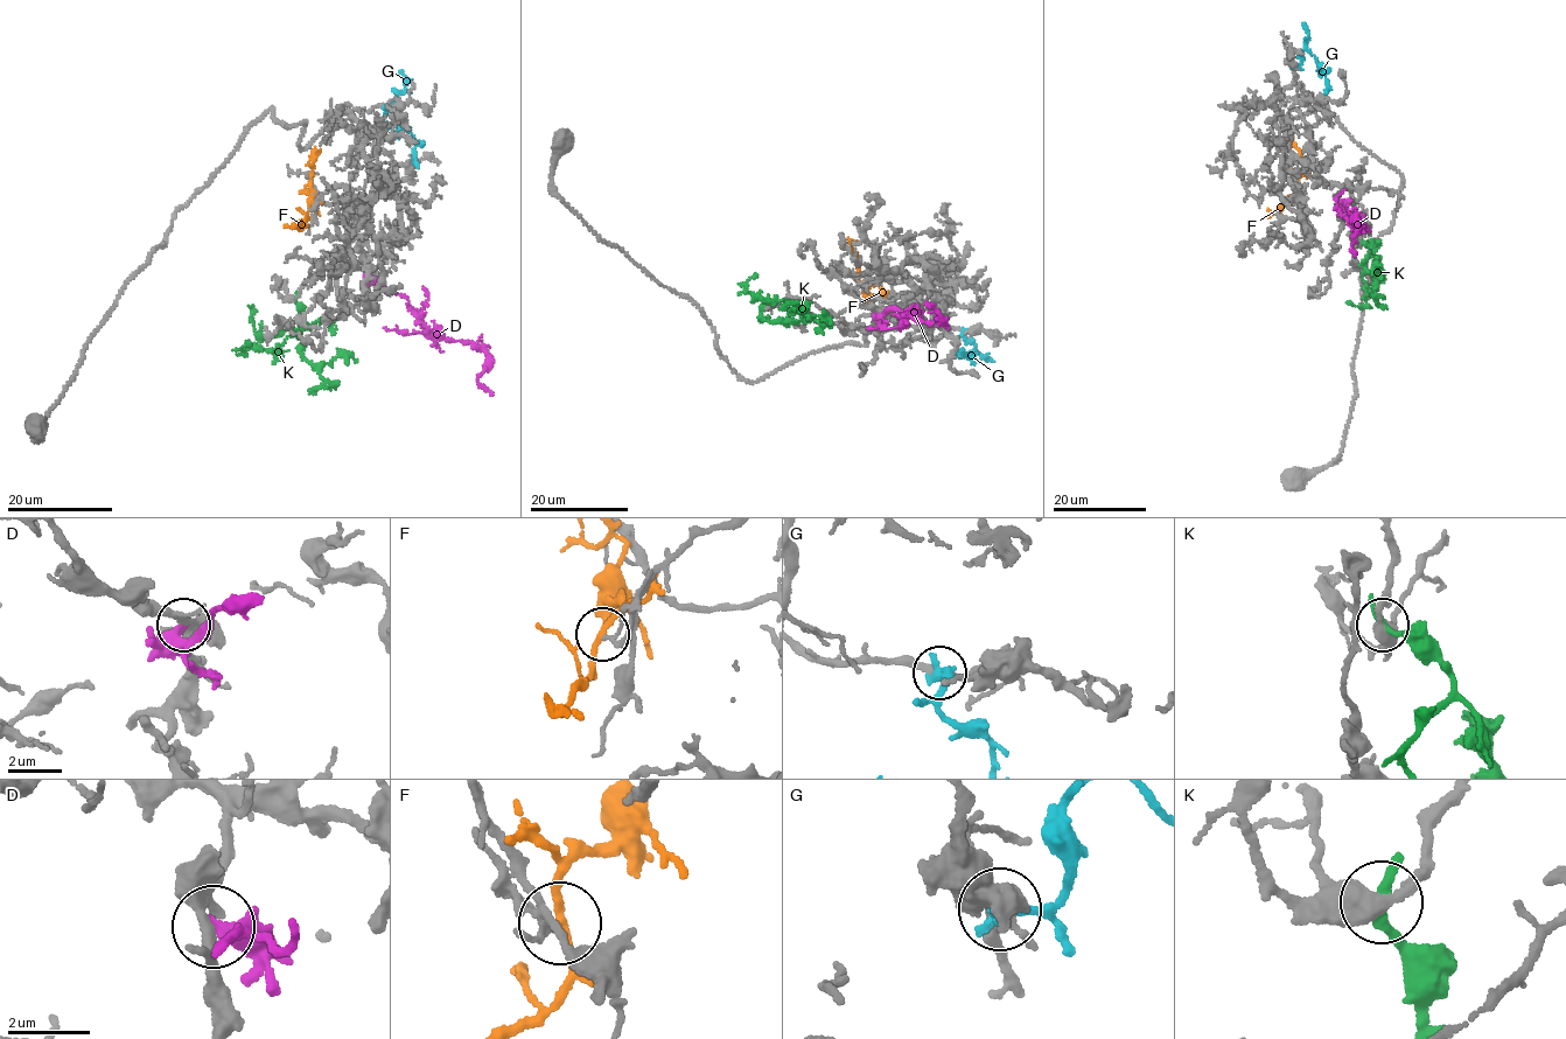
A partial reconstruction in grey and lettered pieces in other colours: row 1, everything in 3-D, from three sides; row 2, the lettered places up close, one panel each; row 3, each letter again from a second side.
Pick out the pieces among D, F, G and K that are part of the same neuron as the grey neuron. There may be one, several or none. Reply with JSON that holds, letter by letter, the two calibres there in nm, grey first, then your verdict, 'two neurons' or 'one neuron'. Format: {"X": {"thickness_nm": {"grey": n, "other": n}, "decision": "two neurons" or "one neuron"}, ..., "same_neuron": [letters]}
{"D": {"thickness_nm": {"grey": 280, "other": 300}, "decision": "two neurons"}, "F": {"thickness_nm": {"grey": 120, "other": 190}, "decision": "one neuron"}, "G": {"thickness_nm": {"grey": 300, "other": 440}, "decision": "two neurons"}, "K": {"thickness_nm": {"grey": 440, "other": 320}, "decision": "two neurons"}, "same_neuron": ["F"]}

